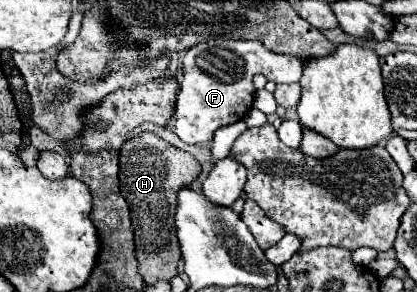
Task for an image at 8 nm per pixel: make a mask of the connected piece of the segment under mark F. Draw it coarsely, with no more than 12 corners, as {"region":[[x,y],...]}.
{"region":[[213,39],[183,57],[175,135],[209,143],[253,107],[255,73],[301,79],[305,61]]}

